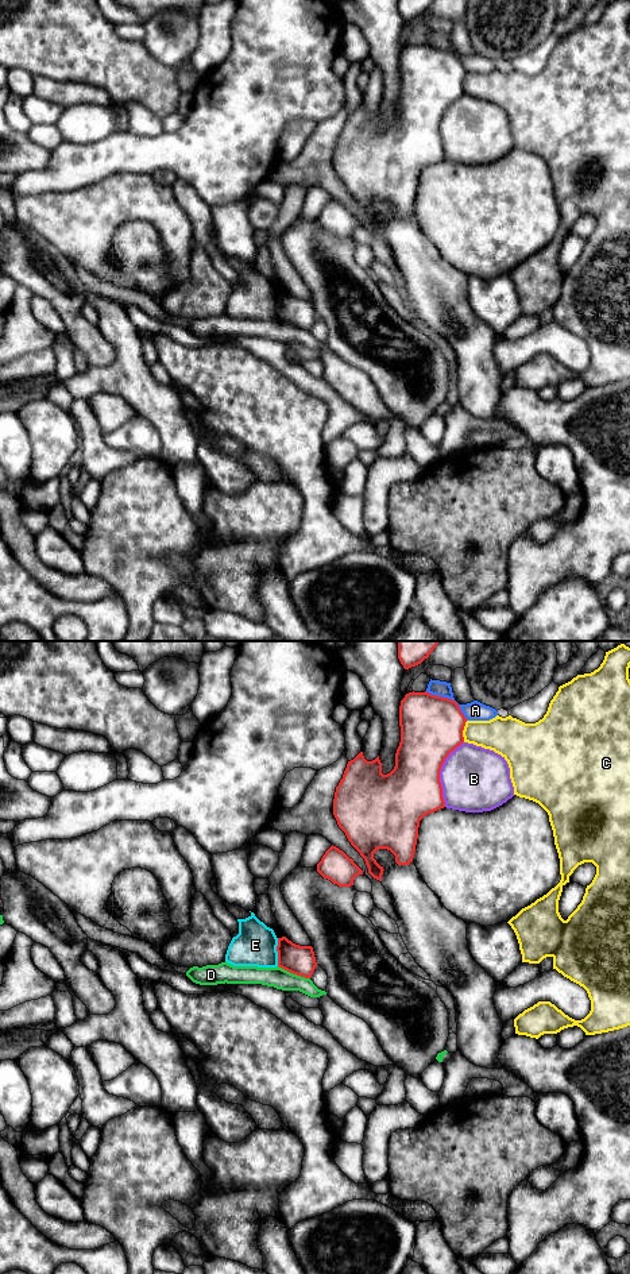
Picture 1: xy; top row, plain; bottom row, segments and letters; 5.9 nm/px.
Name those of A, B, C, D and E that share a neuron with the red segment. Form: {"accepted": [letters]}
{"accepted": []}

